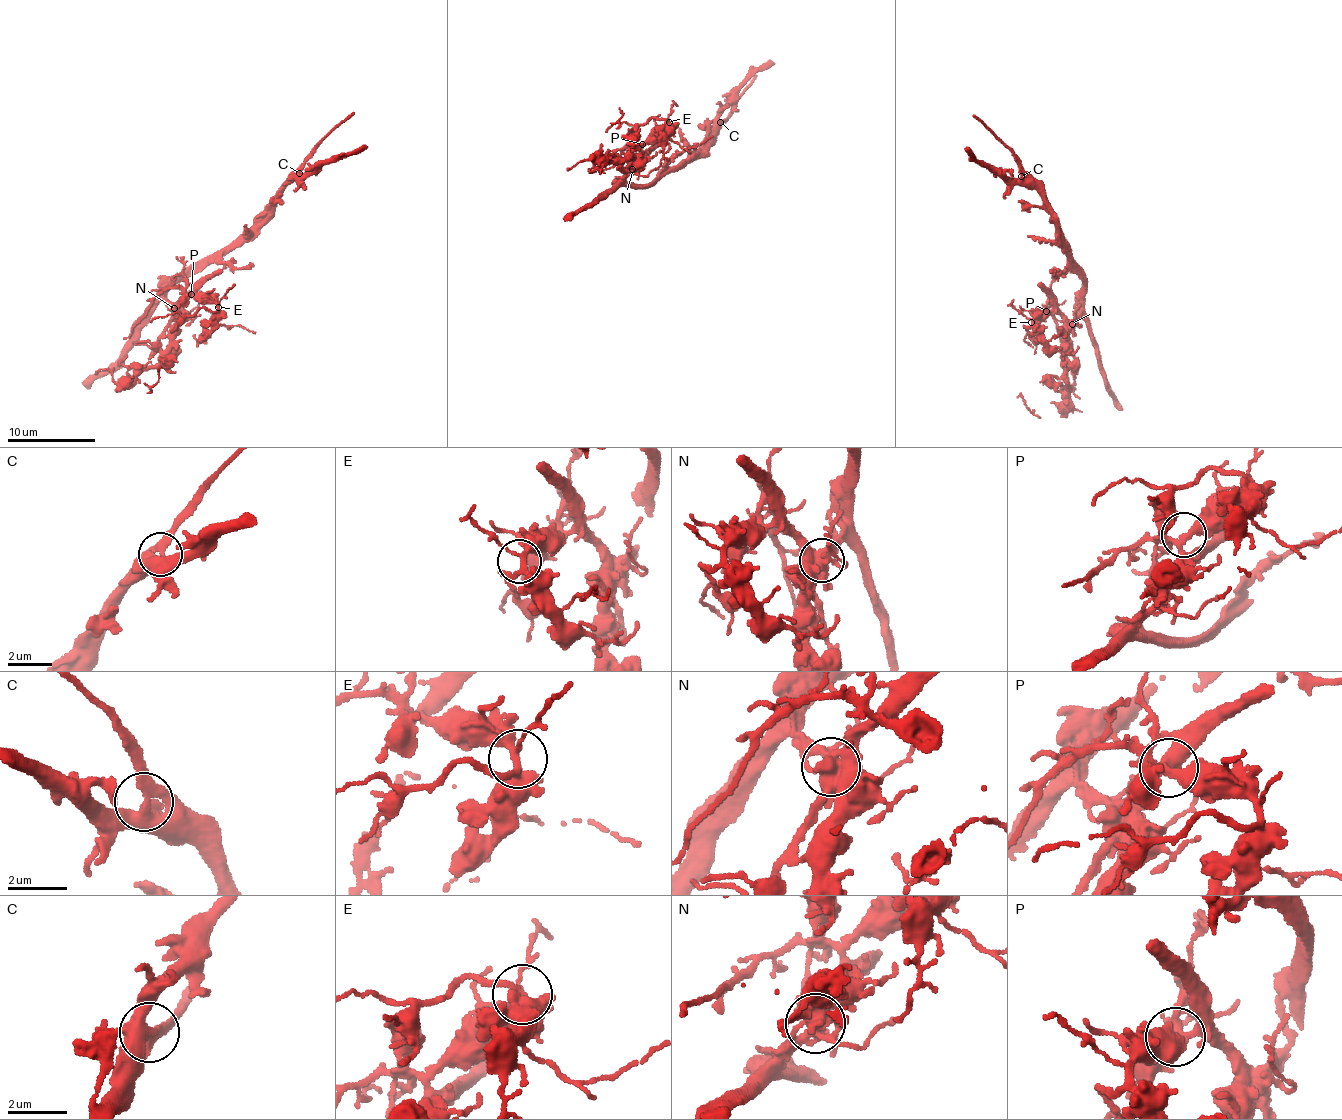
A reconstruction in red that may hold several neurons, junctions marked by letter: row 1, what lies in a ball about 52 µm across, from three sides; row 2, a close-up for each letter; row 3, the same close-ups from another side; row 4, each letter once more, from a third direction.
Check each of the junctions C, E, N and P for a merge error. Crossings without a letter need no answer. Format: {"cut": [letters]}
{"cut": ["N"]}

